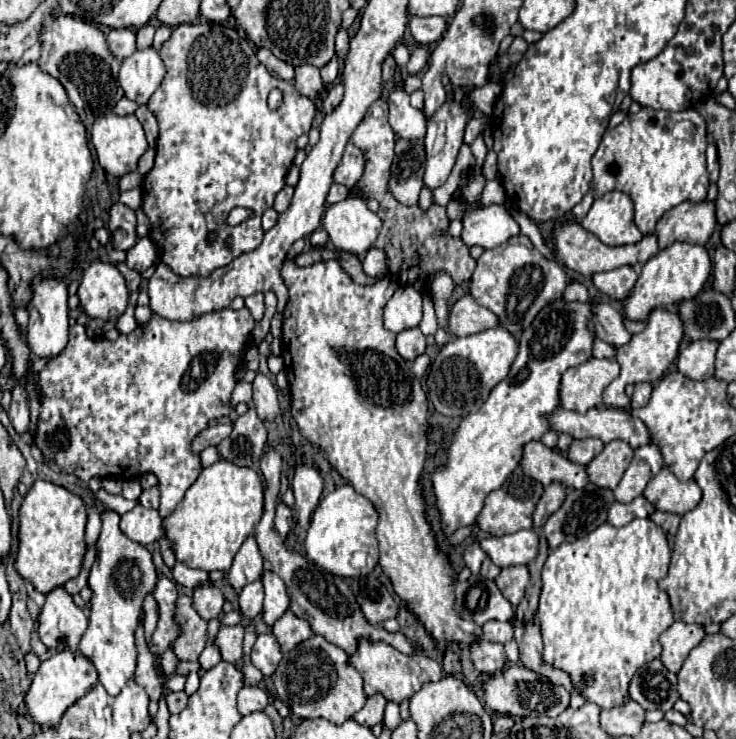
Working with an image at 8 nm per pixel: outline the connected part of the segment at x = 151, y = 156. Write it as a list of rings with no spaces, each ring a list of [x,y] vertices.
[[[152,147],[147,149],[147,153],[139,159],[139,175],[147,177],[147,173],[153,169],[155,159],[155,150]]]

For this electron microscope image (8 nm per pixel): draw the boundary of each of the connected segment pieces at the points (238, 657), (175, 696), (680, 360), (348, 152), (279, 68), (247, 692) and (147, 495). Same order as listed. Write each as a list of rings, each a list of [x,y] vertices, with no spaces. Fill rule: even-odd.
[[[235,625],[221,627],[215,639],[215,645],[221,649],[223,661],[235,665],[237,669],[243,669],[243,637],[245,637],[243,625]]]
[[[181,691],[181,693],[171,693],[171,695],[167,697],[169,713],[171,713],[171,715],[175,715],[175,713],[181,713],[181,711],[187,707],[187,701],[189,701],[189,697],[185,695],[185,691]]]
[[[699,339],[689,343],[677,357],[677,369],[695,381],[705,381],[715,375],[715,353],[719,341]]]
[[[349,143],[345,147],[345,153],[343,153],[343,159],[341,163],[337,165],[335,169],[335,175],[333,175],[333,181],[335,183],[341,183],[345,187],[353,187],[359,177],[363,175],[363,169],[365,169],[365,159],[363,159],[363,153],[353,145]]]
[[[259,49],[259,51],[257,51],[257,59],[267,67],[267,71],[269,71],[273,77],[285,79],[285,81],[293,79],[293,67],[287,65],[285,61],[279,61],[269,49]]]
[[[243,687],[237,695],[237,707],[241,715],[249,715],[253,711],[263,711],[267,707],[267,693],[259,687]]]
[[[149,487],[141,493],[141,497],[137,499],[139,505],[147,507],[147,509],[159,509],[159,489],[157,487]]]

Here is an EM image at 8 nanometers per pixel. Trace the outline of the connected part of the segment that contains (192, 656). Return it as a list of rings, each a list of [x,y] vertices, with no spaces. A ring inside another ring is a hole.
[[[181,595],[177,599],[177,621],[181,623],[181,635],[171,645],[181,661],[197,661],[205,649],[207,621],[203,621],[191,605],[191,597]]]

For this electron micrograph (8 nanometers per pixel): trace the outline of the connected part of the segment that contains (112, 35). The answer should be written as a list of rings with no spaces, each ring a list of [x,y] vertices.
[[[111,29],[107,35],[111,53],[123,61],[135,53],[135,31],[133,29]]]

